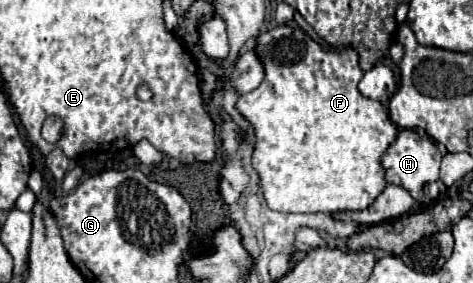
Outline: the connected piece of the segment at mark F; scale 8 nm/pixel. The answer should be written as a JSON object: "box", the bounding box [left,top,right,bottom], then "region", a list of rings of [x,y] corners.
{"box":[235,24,397,212],"region":[[[281,24],[273,30],[267,30],[263,34],[257,36],[255,40],[255,48],[253,52],[257,54],[257,58],[263,64],[265,70],[265,78],[263,82],[249,94],[241,94],[235,108],[241,112],[241,116],[253,126],[255,130],[255,148],[253,148],[253,156],[251,156],[251,164],[259,174],[259,182],[261,182],[261,192],[267,200],[267,206],[271,210],[281,210],[281,212],[337,212],[337,210],[365,210],[365,206],[369,206],[369,202],[373,202],[373,198],[377,198],[377,194],[381,194],[381,190],[385,190],[385,172],[381,170],[381,164],[377,162],[377,158],[381,158],[381,154],[385,152],[385,146],[389,146],[389,142],[393,142],[393,138],[397,138],[397,126],[389,120],[385,108],[381,102],[373,102],[365,96],[361,96],[361,92],[357,90],[359,80],[363,78],[363,70],[359,68],[359,58],[357,52],[351,48],[345,50],[325,50],[321,48],[309,34],[305,34],[299,26],[293,24]]]}

